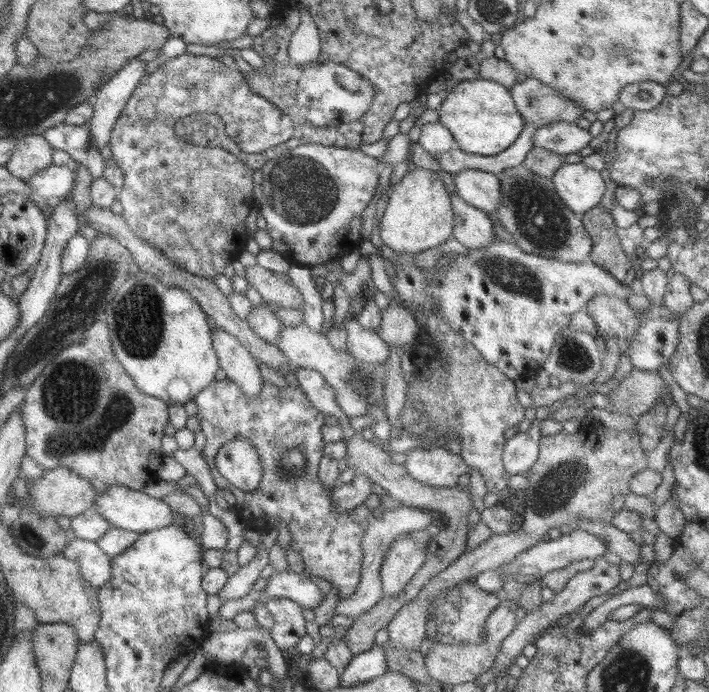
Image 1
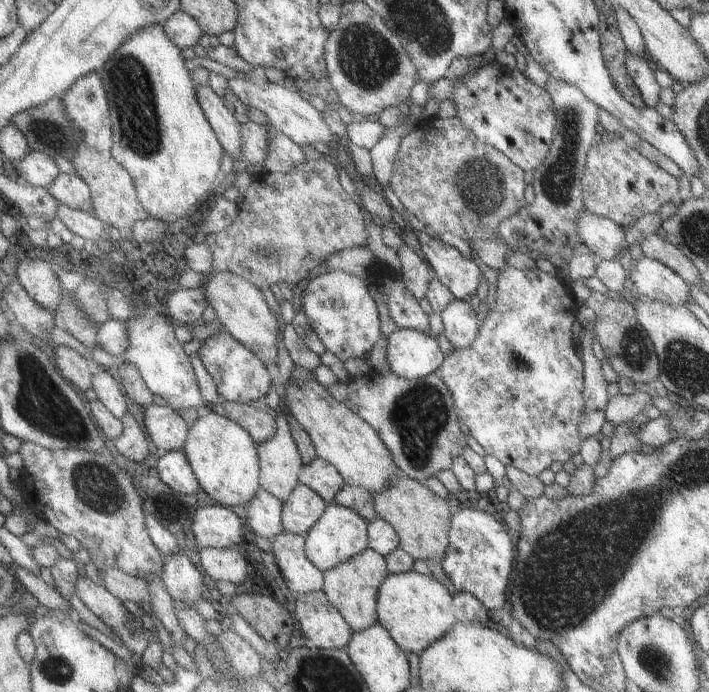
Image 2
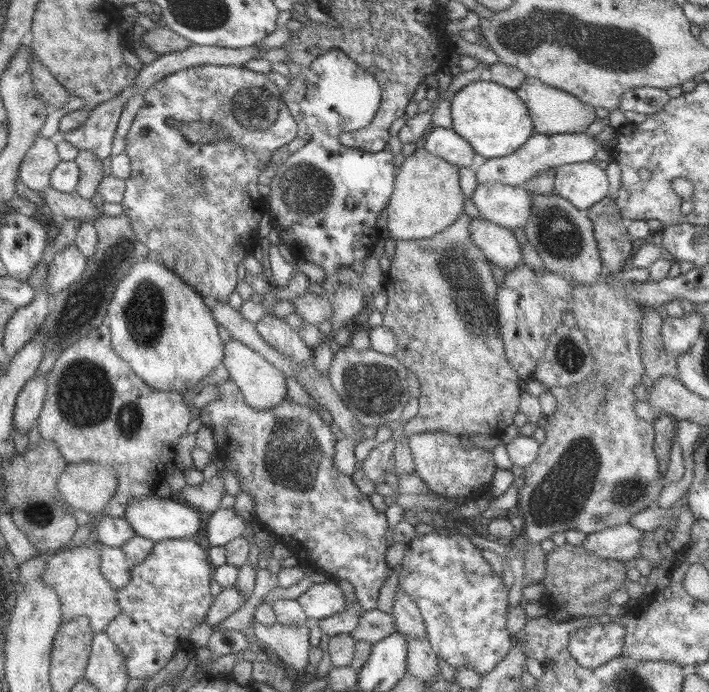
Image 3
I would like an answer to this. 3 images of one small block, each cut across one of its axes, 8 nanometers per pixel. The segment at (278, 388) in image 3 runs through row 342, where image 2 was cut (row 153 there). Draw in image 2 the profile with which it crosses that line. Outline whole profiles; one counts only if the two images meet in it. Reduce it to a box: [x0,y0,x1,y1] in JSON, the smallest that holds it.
[196,86,240,160]

